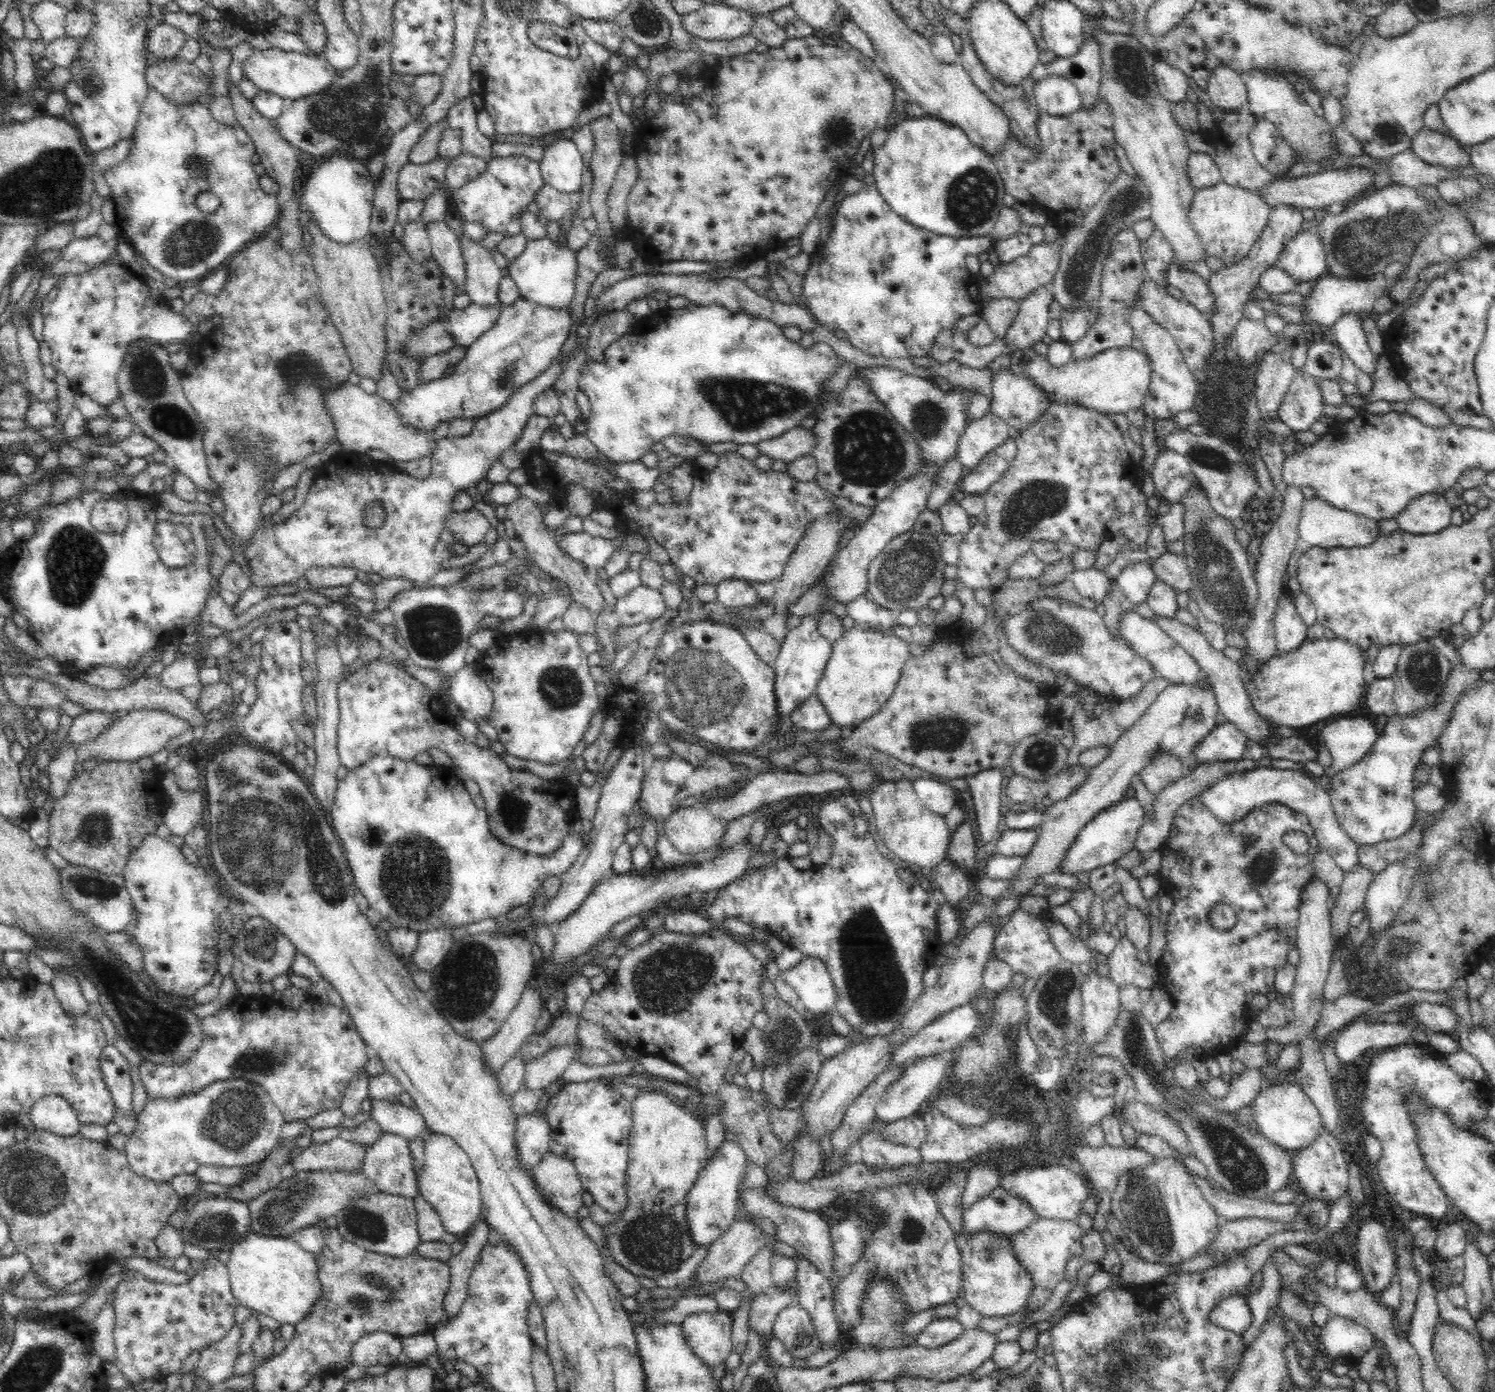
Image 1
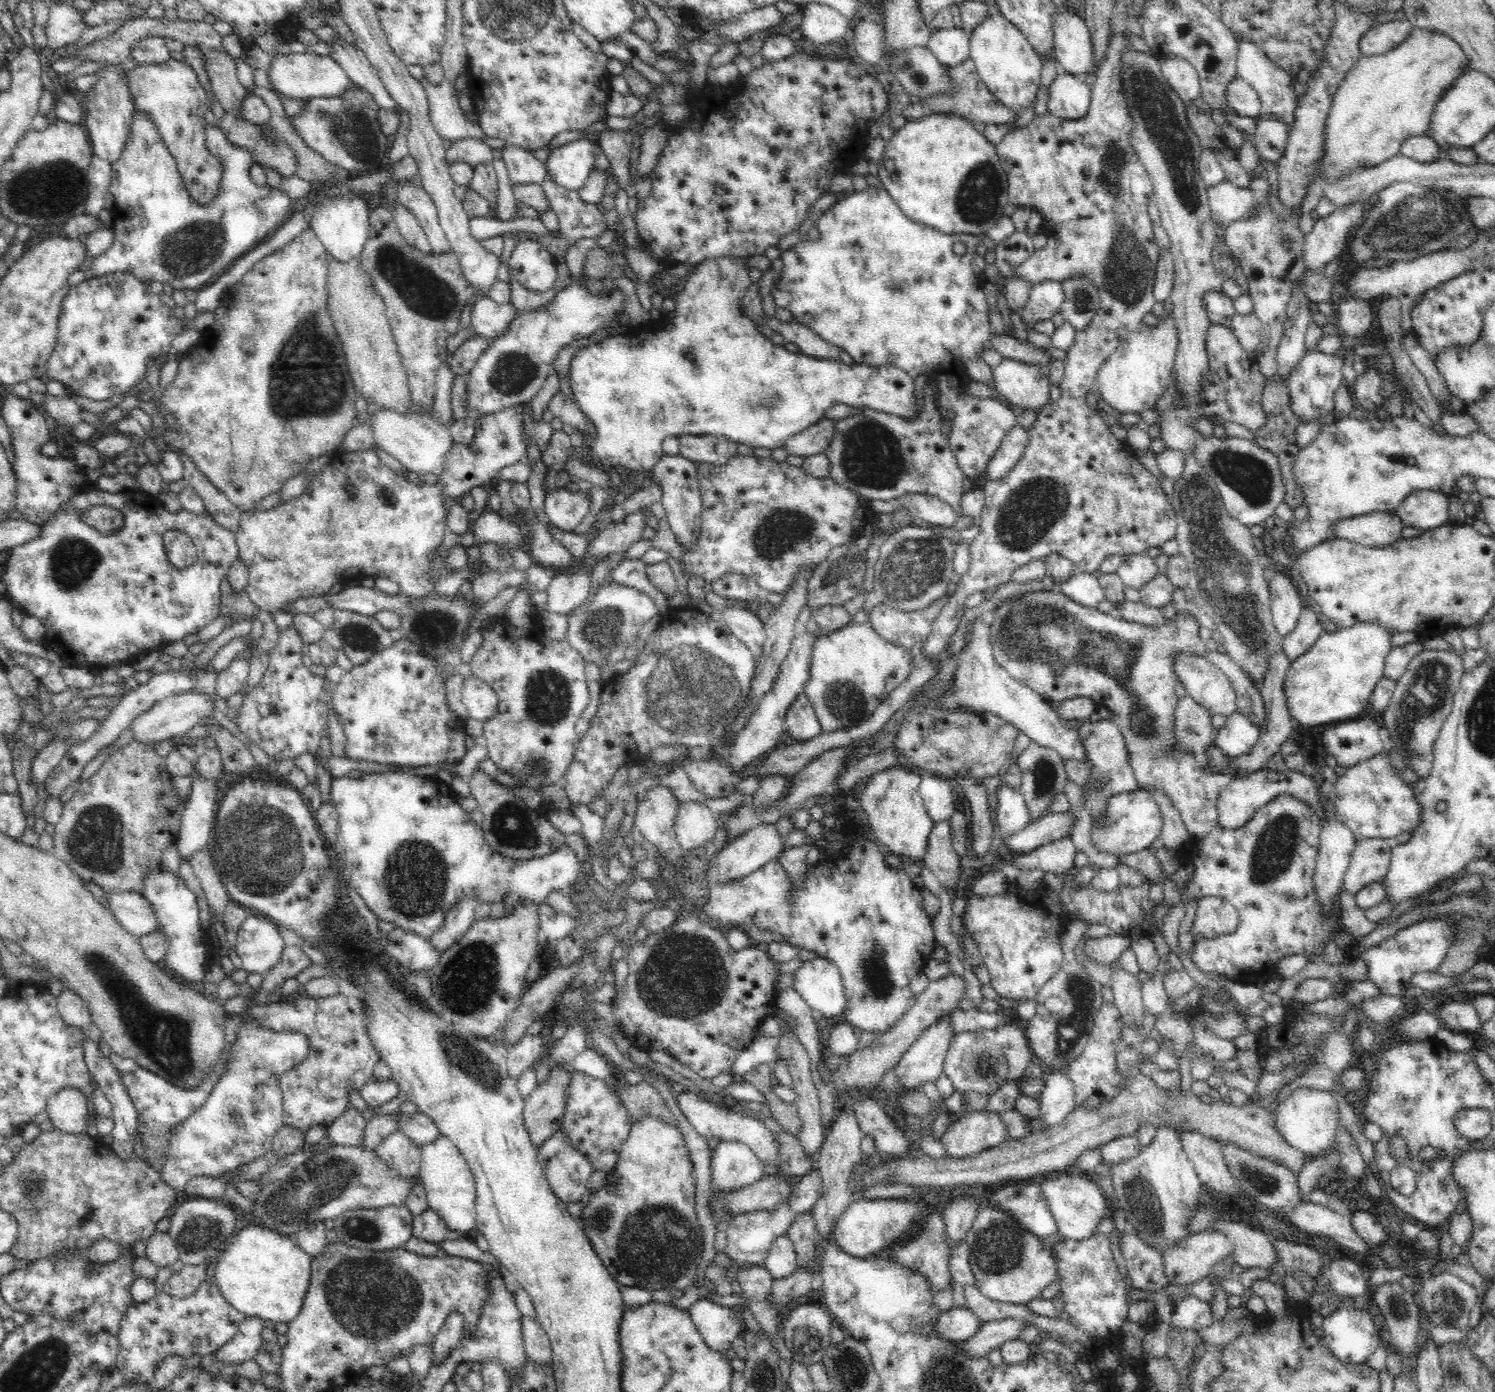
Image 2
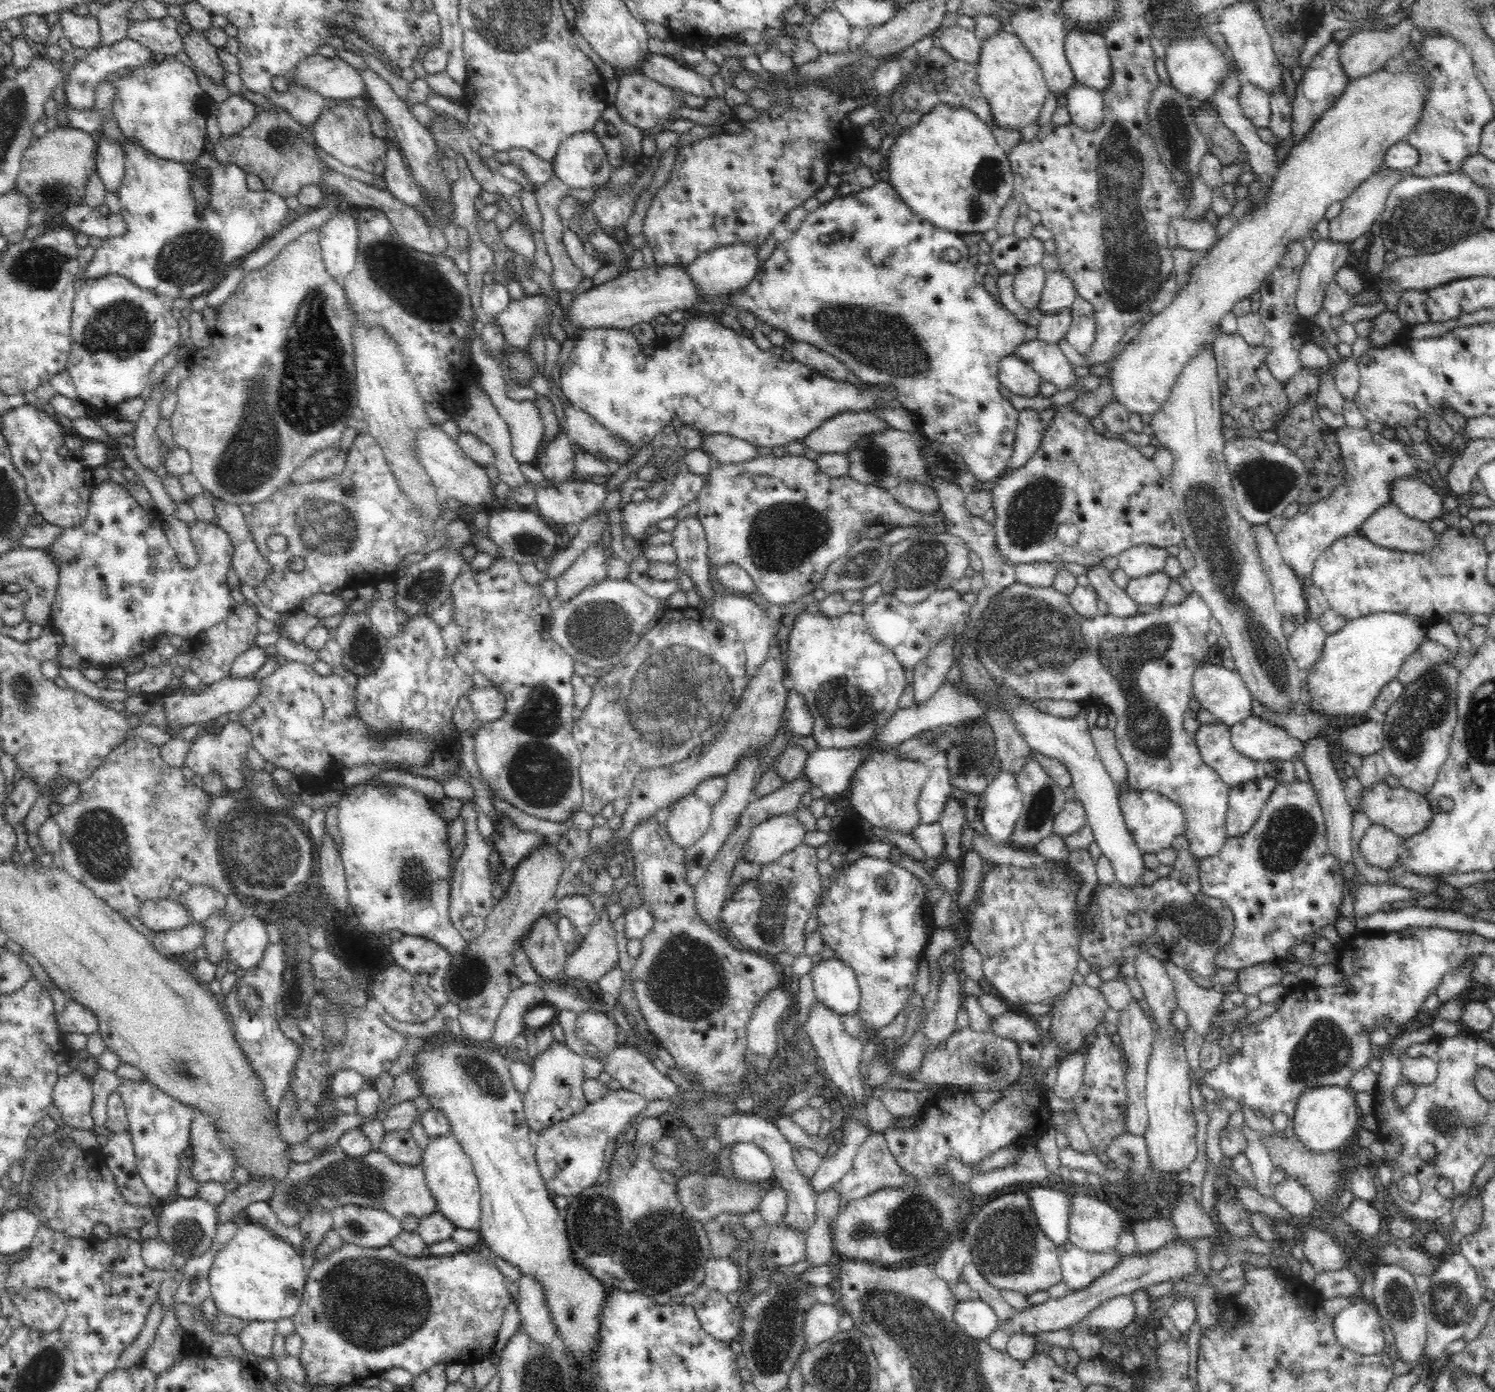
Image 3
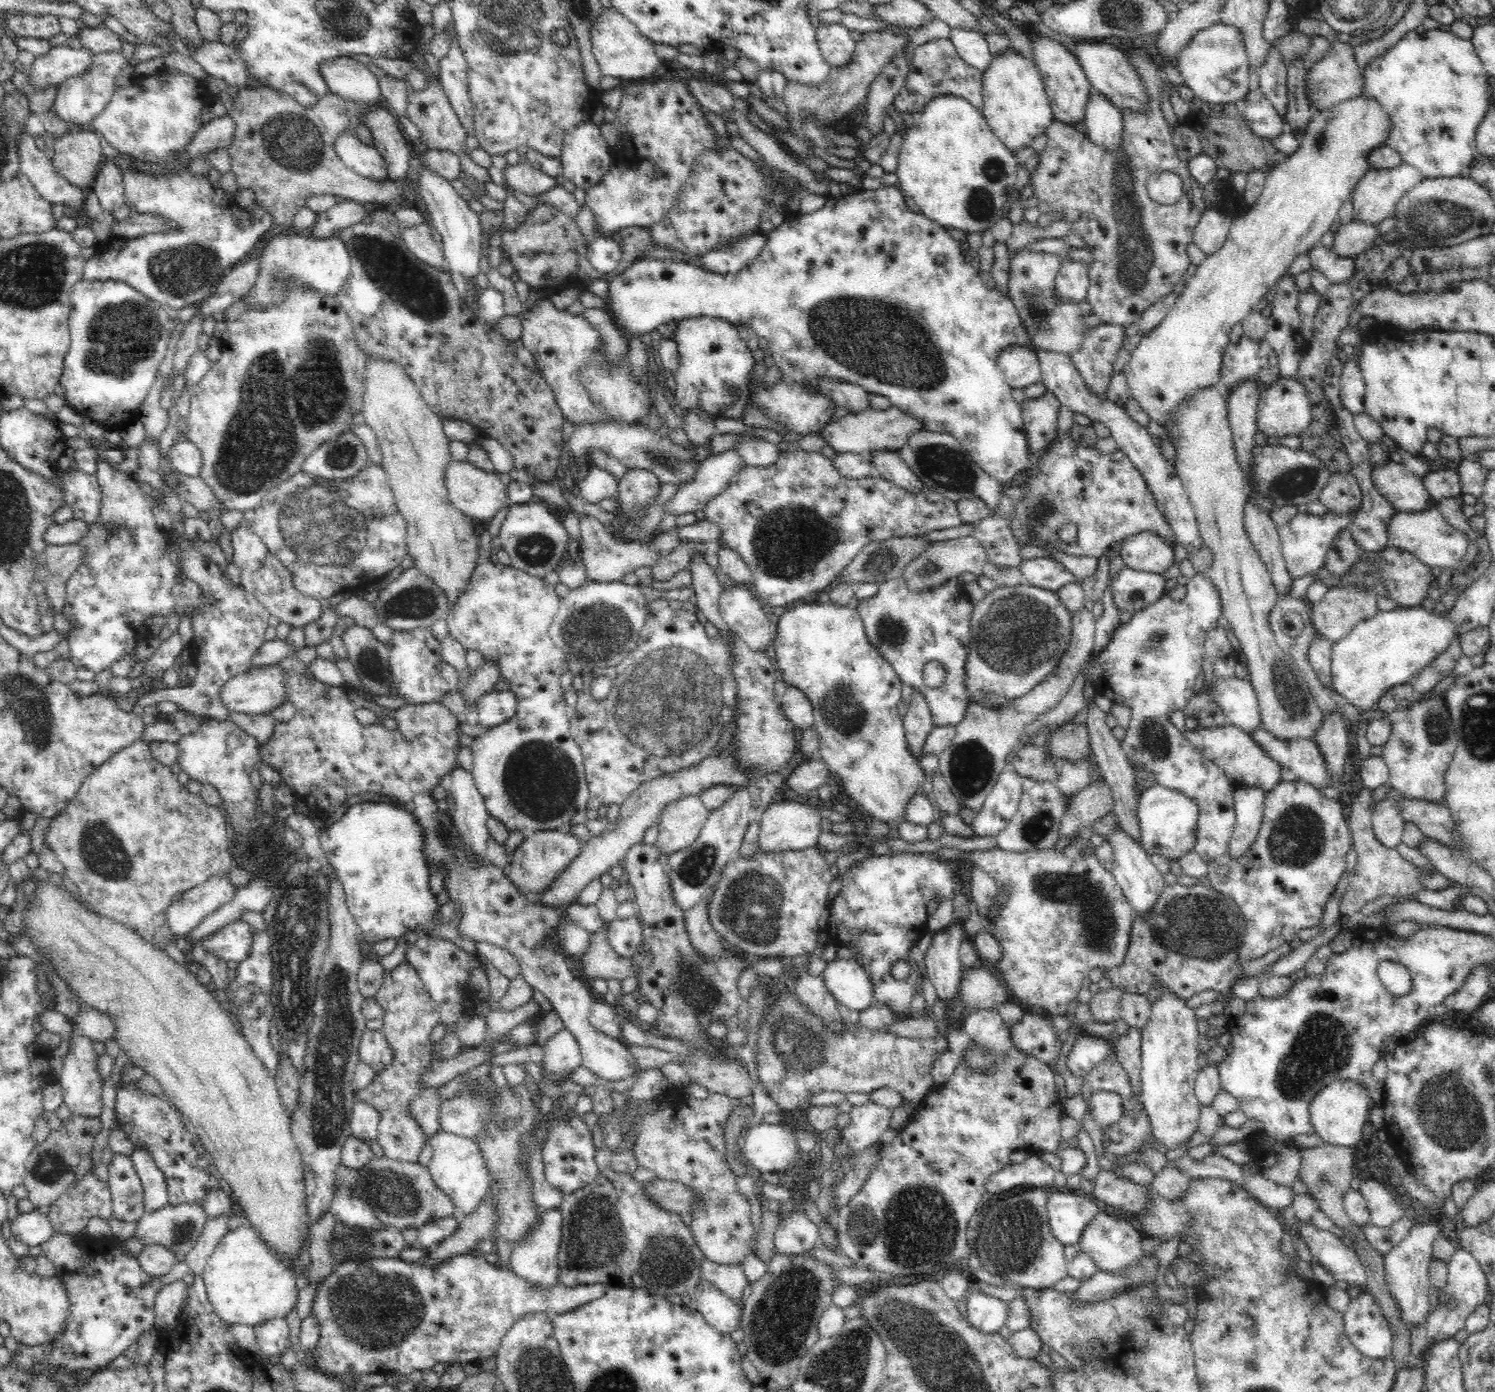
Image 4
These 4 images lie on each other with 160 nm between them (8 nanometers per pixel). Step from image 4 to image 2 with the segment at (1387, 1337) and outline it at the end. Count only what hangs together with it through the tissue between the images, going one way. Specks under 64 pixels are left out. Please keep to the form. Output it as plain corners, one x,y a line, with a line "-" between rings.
1339,1308
1324,1317
1325,1341
1331,1353
1350,1365
1364,1362
1380,1344
1377,1315
1361,1308

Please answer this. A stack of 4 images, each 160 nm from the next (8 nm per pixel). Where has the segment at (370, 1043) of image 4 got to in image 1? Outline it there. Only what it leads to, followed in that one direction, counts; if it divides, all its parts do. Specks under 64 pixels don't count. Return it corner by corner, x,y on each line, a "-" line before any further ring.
238,996
217,1014
205,1016
201,1025
203,1041
192,1060
184,1066
155,1066
152,1062
141,1062
138,1066
148,1099
180,1098
200,1092
212,1082
242,1078
267,1090
285,1122
307,1122
324,1110
339,1108
342,1095
353,1078
367,1073
368,1046
359,1035
349,1013
332,1004
322,1006
313,997
309,997
298,1009
288,1009
288,1006
275,1000
275,996

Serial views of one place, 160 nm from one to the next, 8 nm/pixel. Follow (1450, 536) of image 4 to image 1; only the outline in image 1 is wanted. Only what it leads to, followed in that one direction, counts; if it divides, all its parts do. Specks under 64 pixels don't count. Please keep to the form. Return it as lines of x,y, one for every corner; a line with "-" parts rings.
1318,497
1304,501
1301,518
1298,524
1300,543
1304,547
1321,546
1322,548
1334,547
1355,547
1368,546
1381,535
1379,522
1364,517
1360,514
1353,514
1349,511
1334,508

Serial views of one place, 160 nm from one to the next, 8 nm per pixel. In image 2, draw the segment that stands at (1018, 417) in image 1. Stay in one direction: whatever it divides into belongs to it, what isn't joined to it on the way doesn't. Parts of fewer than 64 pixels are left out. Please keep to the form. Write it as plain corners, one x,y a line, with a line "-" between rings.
1005,357
991,370
995,388
1008,404
1038,411
1049,402
1050,383
1038,367

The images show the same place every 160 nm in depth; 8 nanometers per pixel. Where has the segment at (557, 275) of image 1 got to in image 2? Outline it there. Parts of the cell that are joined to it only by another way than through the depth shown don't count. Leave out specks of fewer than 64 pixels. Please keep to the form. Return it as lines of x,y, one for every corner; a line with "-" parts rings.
520,242
509,258
512,281
530,290
546,292
556,282
558,263
539,242

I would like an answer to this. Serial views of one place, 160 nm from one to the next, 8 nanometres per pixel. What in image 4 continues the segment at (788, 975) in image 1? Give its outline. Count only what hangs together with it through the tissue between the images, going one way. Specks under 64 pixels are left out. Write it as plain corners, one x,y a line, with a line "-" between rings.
854,959
832,960
822,972
822,979
832,997
854,1014
874,1004
874,983

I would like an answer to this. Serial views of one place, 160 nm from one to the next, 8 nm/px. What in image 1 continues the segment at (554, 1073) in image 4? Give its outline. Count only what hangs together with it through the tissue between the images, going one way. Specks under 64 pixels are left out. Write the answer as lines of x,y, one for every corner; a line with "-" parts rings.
534,1108
530,1114
517,1117
515,1131
519,1164
521,1168
526,1168
526,1172
532,1172
542,1157
550,1151
551,1128
545,1110
540,1112

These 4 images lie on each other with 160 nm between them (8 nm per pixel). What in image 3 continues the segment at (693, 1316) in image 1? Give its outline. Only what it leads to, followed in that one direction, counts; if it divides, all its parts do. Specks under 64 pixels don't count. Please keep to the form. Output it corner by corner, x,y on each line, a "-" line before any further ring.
703,1282
693,1292
695,1313
702,1328
716,1340
732,1342
740,1335
743,1309
738,1307
731,1296
708,1288

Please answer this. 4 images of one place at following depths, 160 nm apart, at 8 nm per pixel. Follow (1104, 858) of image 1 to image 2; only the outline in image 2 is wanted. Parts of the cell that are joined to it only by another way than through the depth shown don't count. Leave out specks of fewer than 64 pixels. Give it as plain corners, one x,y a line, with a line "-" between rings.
1146,789
1111,794
1105,808
1105,817
1092,829
1096,848
1108,854
1132,854
1152,848
1153,842
1160,838
1163,827
1163,814
1160,807

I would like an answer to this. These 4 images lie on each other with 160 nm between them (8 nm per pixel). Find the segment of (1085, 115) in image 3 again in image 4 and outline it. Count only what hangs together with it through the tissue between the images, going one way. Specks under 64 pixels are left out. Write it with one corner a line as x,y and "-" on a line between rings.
1093,87
1083,122
1089,142
1106,151
1116,151
1121,147
1124,128
1122,112

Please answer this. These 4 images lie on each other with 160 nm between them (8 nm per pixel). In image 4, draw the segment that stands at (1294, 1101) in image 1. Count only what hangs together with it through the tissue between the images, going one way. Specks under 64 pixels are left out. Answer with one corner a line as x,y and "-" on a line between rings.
1339,1079
1326,1085
1310,1101
1309,1117
1313,1130
1328,1144
1354,1147
1362,1138
1362,1128
1369,1122
1369,1110
1374,1105
1365,1084

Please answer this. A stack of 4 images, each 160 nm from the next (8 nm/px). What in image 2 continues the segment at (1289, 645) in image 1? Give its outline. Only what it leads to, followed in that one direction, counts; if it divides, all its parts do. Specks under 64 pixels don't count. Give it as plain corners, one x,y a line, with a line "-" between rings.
1287,571
1274,572
1270,576
1269,588
1274,624
1277,631
1284,637
1296,628
1306,604

